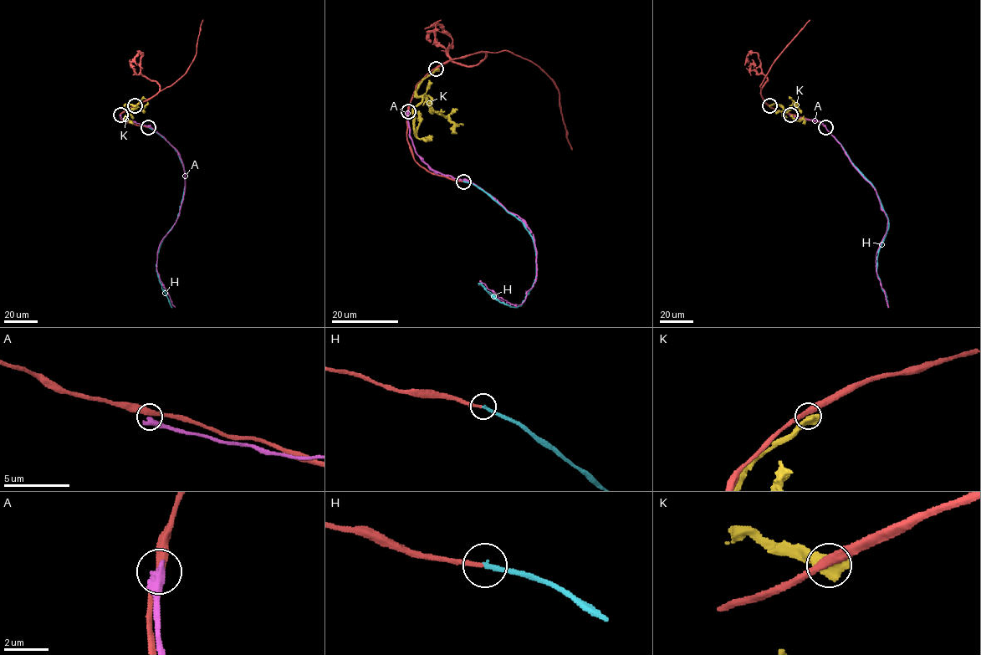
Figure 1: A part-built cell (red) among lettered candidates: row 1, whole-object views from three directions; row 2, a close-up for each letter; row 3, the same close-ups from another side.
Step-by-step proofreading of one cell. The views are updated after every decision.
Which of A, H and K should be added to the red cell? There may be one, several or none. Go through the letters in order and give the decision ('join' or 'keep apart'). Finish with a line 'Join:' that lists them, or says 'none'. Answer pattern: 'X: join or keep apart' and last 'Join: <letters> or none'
A: keep apart
H: join
K: keep apart
Join: H

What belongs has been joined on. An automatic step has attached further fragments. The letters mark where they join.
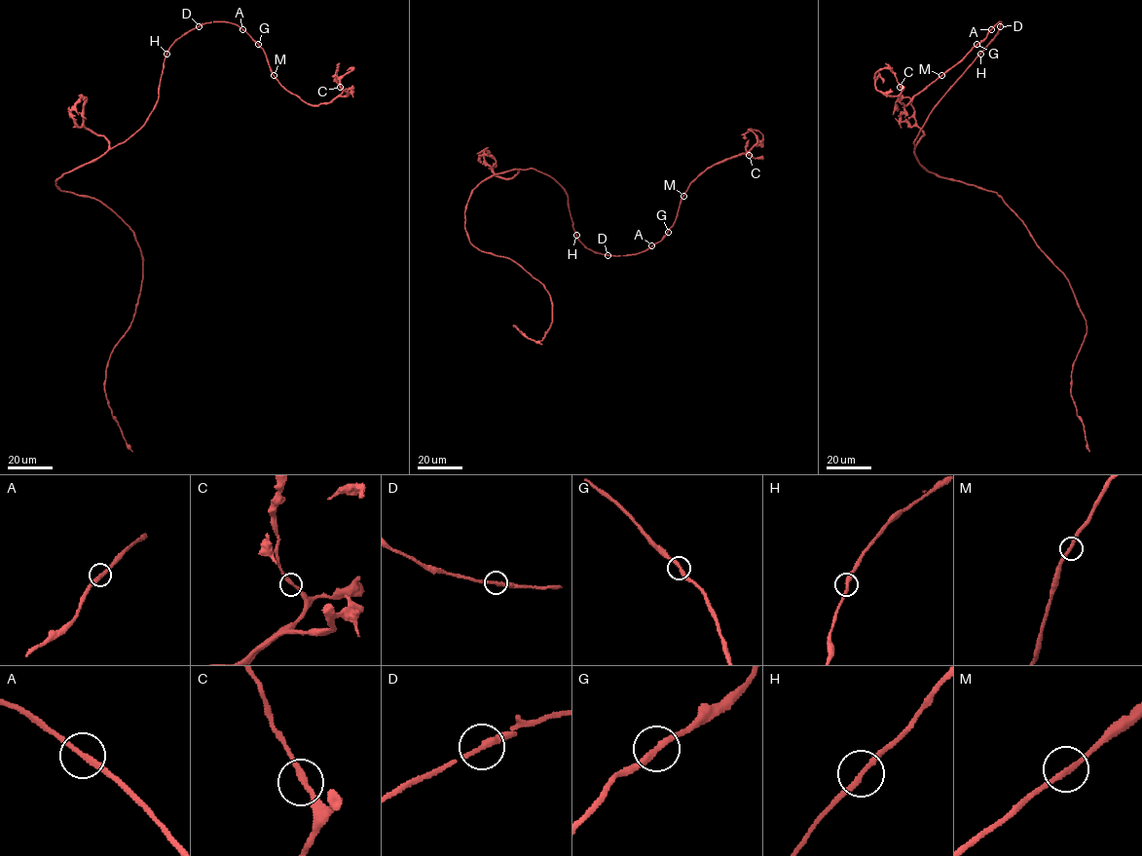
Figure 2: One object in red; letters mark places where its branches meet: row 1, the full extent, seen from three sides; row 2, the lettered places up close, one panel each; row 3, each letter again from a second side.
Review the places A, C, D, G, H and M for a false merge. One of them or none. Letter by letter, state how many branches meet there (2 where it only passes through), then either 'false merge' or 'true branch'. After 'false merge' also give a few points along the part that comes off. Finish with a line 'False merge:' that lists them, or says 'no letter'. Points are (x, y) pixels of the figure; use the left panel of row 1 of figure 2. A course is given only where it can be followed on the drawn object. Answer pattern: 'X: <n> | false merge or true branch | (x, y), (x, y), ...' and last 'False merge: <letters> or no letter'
A: 2 | true branch
C: 2 | true branch
D: 2 | true branch
G: 2 | true branch
H: 2 | true branch
M: 2 | true branch
False merge: no letter

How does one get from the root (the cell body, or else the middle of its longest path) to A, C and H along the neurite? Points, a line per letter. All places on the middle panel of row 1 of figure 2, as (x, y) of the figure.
A: (518, 169), (535, 168), (549, 175), (564, 189), (575, 236), (587, 248), (620, 256), (634, 255), (651, 245)
C: (518, 169), (535, 168), (564, 189), (575, 236), (587, 248), (630, 255), (661, 240), (698, 176), (749, 155)
H: (518, 169), (535, 168), (549, 175), (564, 189), (575, 235)

